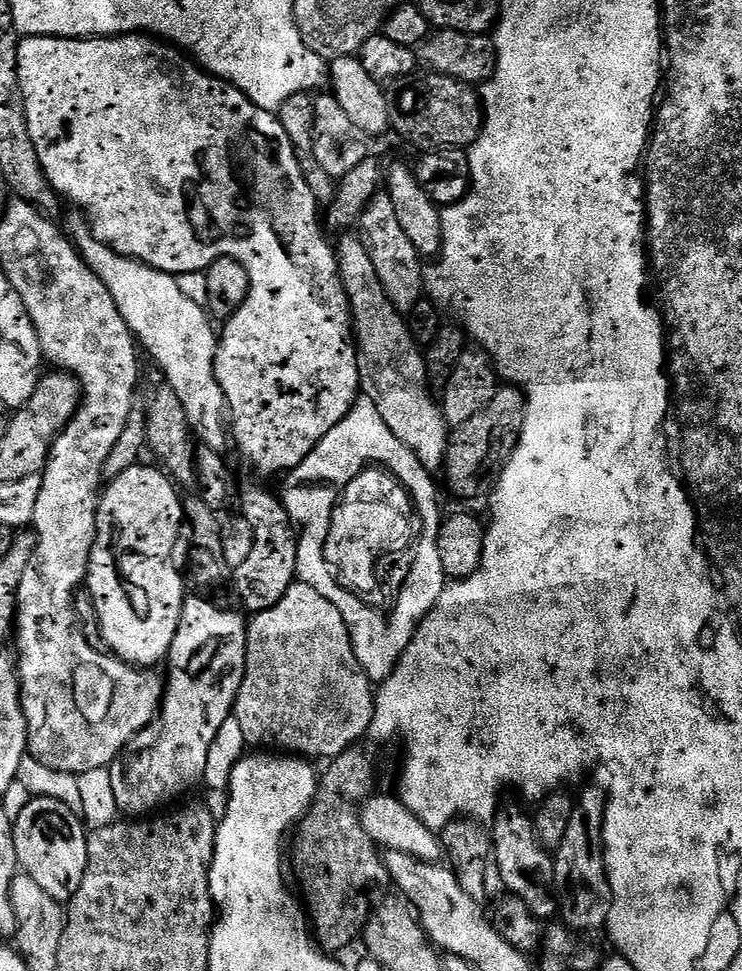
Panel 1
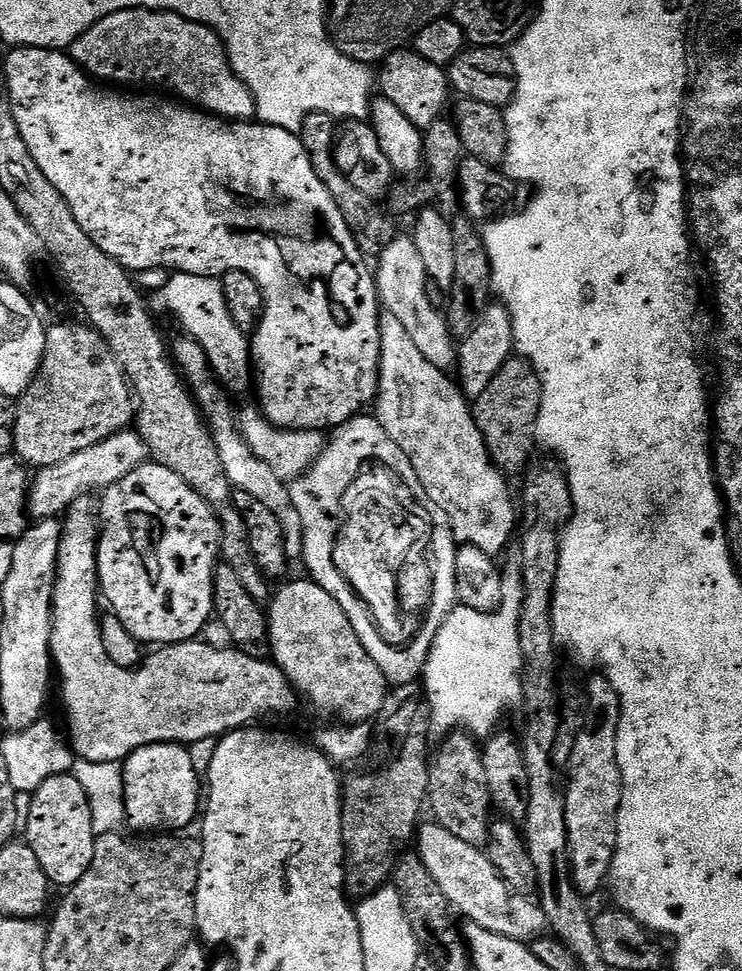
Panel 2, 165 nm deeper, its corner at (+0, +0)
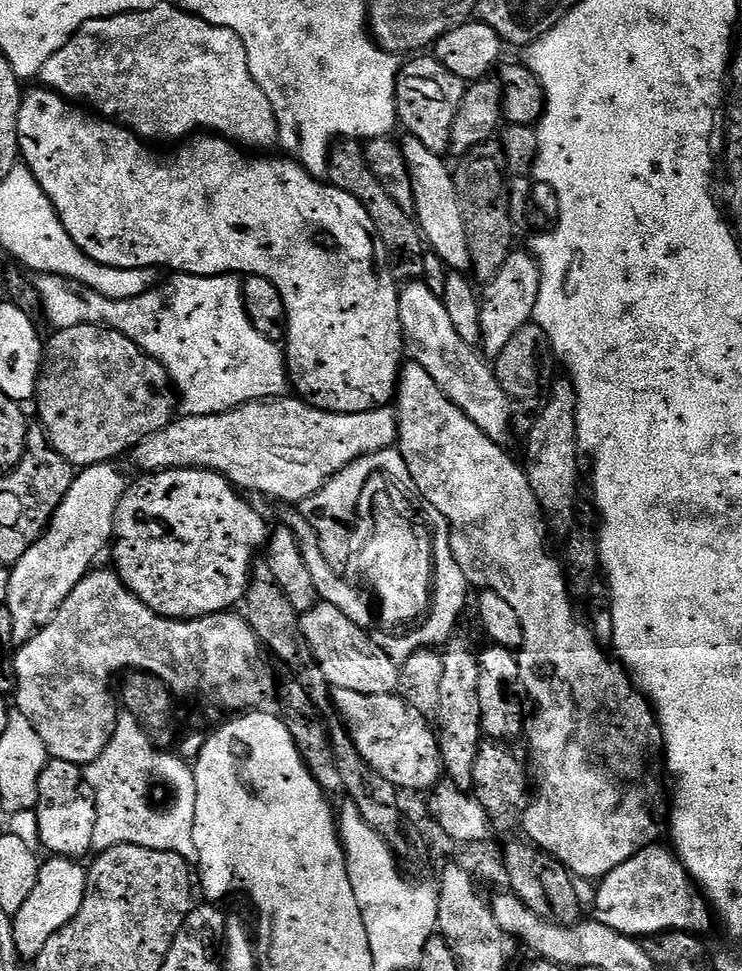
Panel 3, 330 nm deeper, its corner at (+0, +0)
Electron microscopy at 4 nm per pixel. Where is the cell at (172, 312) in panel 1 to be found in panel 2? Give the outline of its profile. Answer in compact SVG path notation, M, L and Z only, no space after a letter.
M180 338L176 348L174 344L174 360L179 371L186 377L187 383L194 393L194 399L202 409L203 415L210 425L210 431L216 438L218 454L222 454L222 466L226 466L226 474L230 478L232 487L237 492L245 492L258 498L258 502L264 503L278 517L278 522L282 522L282 534L286 542L288 559L292 562L299 561L304 555L304 531L302 530L302 518L298 518L298 510L292 501L289 485L282 478L278 478L278 474L274 474L274 470L270 470L270 466L266 466L266 462L262 462L262 458L258 458L258 454L254 454L254 450L250 450L243 434L240 433L234 412L232 416L232 408L228 405L227 398L229 399L229 397L226 395L225 389L215 379L210 378L210 365L204 347L194 339Z

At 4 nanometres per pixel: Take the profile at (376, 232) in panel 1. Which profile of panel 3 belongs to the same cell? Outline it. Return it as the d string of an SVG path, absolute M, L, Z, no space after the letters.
M423 282L408 284L405 288L403 285L399 293L398 314L407 355L438 382L446 398L461 408L484 434L496 444L507 445L508 439L514 436L512 405L498 382L493 365L473 345L462 342L450 322L450 314L446 314L443 299L432 294Z

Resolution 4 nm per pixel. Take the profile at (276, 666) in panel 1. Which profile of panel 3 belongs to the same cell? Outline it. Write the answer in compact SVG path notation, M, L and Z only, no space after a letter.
M318 602L309 612L301 615L300 625L302 634L306 634L306 642L310 642L310 650L314 650L314 658L322 674L326 674L332 688L358 690L358 694L390 694L397 691L400 677L397 661L392 660L365 629L354 626L342 610Z

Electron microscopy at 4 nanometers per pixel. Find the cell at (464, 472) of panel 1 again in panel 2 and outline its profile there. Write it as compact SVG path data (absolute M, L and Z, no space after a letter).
M513 358L498 370L498 378L494 378L472 404L472 417L482 430L488 453L496 467L509 478L515 478L533 463L532 451L538 448L536 427L543 397L544 384L538 378L535 366L526 359Z

